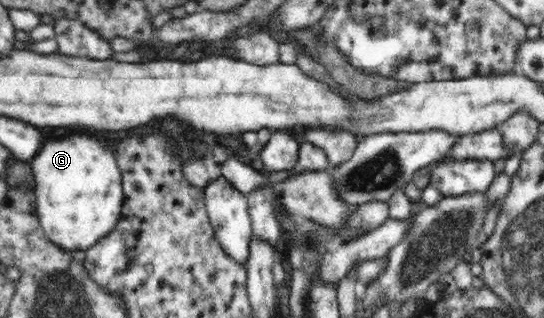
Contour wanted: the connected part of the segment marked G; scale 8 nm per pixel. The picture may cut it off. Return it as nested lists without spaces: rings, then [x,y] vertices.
[[[73,134],[67,138],[49,138],[38,154],[27,162],[33,173],[32,187],[42,229],[51,242],[65,251],[85,251],[97,245],[118,225],[123,206],[122,171],[119,170],[112,148],[105,148],[95,138]]]

